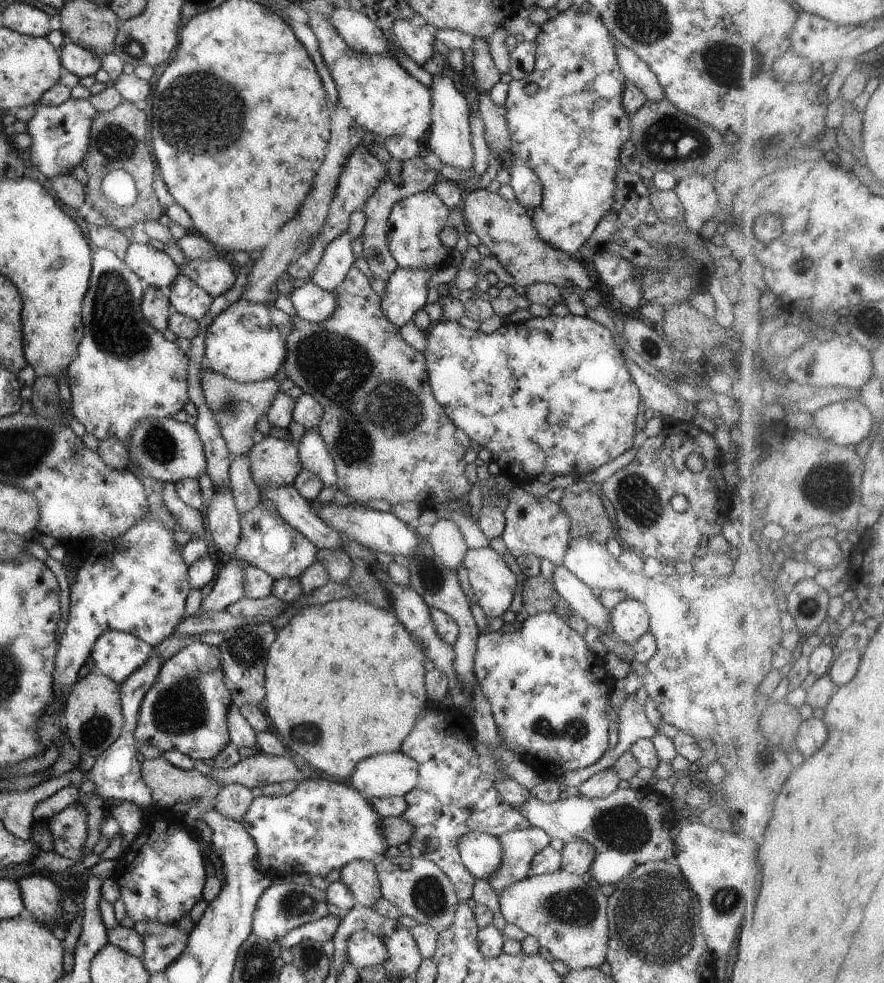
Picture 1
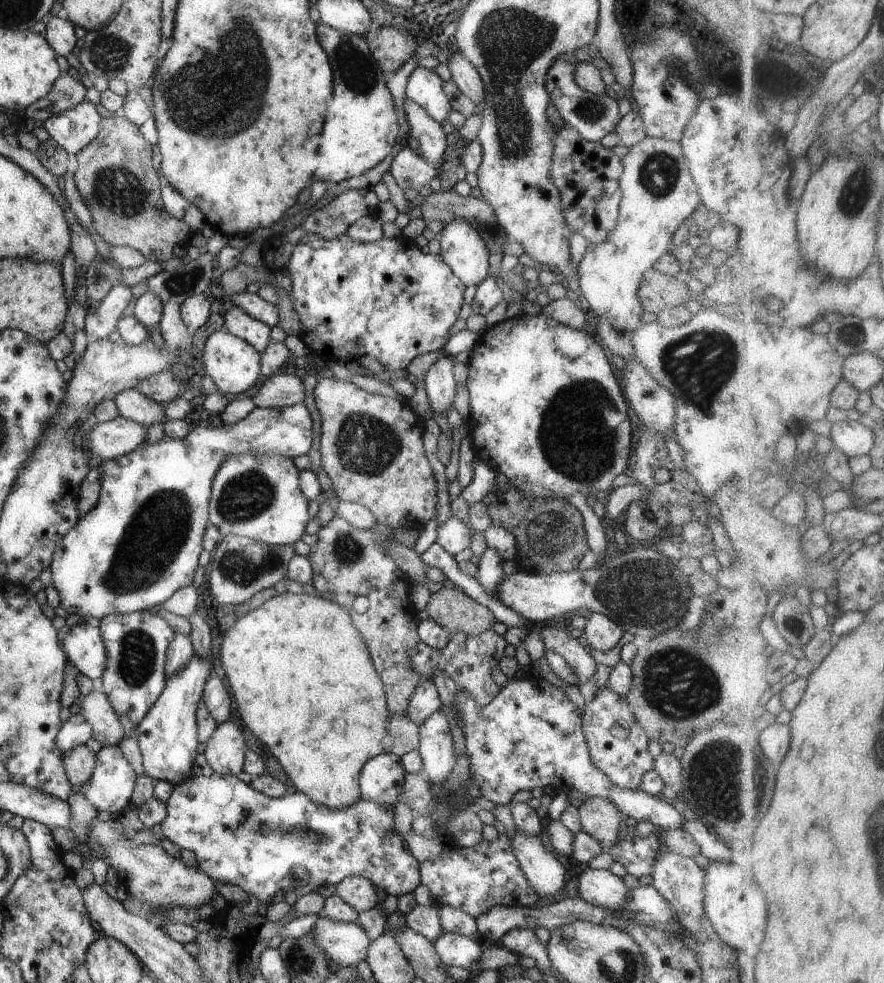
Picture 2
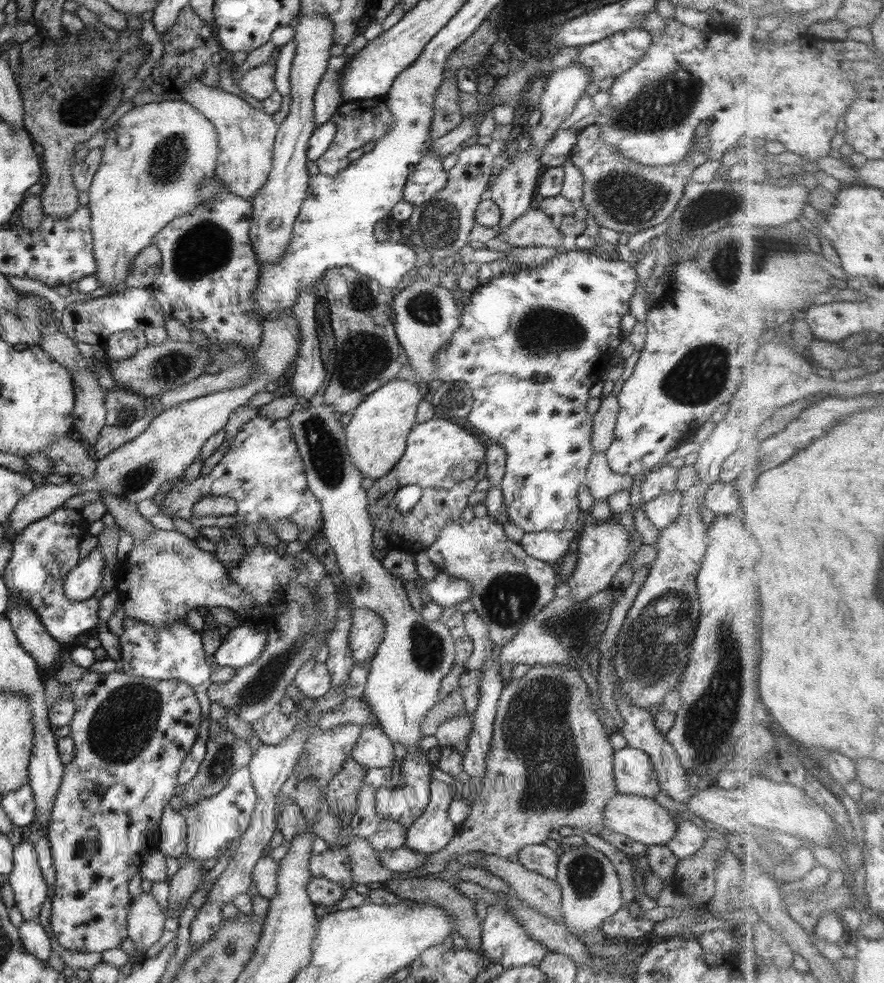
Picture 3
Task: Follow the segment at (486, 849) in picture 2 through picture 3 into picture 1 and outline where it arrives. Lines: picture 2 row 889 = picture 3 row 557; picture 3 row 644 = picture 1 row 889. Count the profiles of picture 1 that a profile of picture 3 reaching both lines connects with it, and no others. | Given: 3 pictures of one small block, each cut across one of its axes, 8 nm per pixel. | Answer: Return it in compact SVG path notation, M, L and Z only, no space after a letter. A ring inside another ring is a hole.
M530 826L501 834L499 841L503 848L503 861L488 880L497 894L527 877L532 859L550 844L551 836L540 827Z

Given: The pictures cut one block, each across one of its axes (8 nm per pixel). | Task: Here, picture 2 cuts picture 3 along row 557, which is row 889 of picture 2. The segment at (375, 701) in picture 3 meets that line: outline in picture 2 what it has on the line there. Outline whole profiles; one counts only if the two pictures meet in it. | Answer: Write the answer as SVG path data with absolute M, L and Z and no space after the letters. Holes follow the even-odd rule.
M346 877L336 885L335 894L359 913L378 905L376 886L364 877Z

